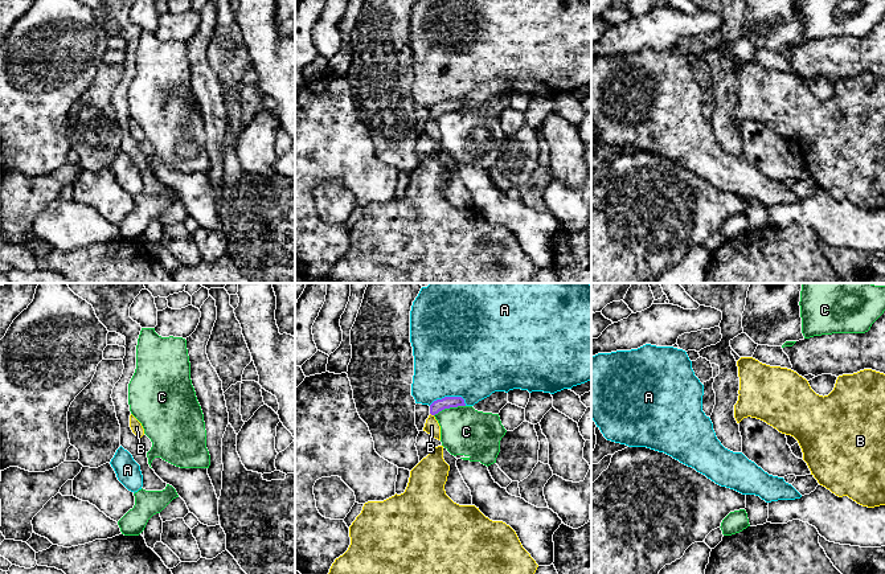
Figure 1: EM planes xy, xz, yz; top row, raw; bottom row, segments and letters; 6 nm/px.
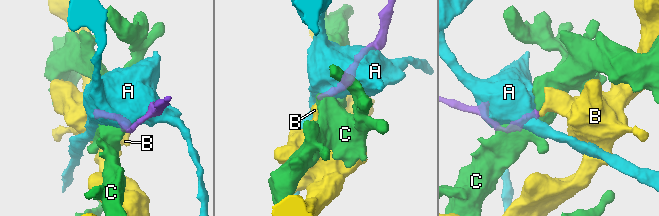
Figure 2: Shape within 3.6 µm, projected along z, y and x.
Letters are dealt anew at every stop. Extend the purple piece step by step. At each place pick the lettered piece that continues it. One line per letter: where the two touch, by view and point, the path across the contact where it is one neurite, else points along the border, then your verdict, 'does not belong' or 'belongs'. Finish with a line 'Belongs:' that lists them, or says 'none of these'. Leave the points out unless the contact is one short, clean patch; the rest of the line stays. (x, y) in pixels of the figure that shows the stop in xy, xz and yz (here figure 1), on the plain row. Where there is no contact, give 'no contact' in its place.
A: meets purple in xz at (447, 101); does not belong
B: meets purple in xz at (431, 118); border along xz (430, 117), (433, 119); does not belong
C: meets purple in xz at (449, 111); does not belong
Belongs: none of these

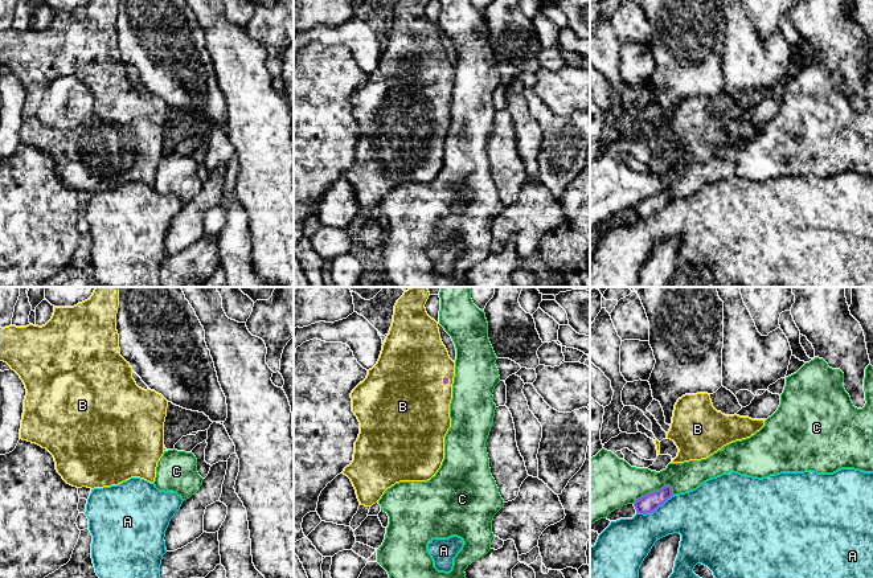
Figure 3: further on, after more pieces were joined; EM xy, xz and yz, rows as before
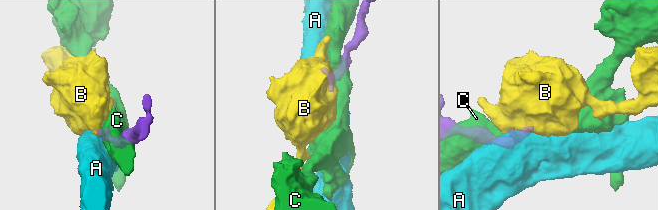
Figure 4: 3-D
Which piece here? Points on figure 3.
A: meets purple in yz at (654, 214); does not belong
B: meets purple in xz at (443, 85); belongs
C: meets purple in yz at (652, 196); does not belong
Belongs: B

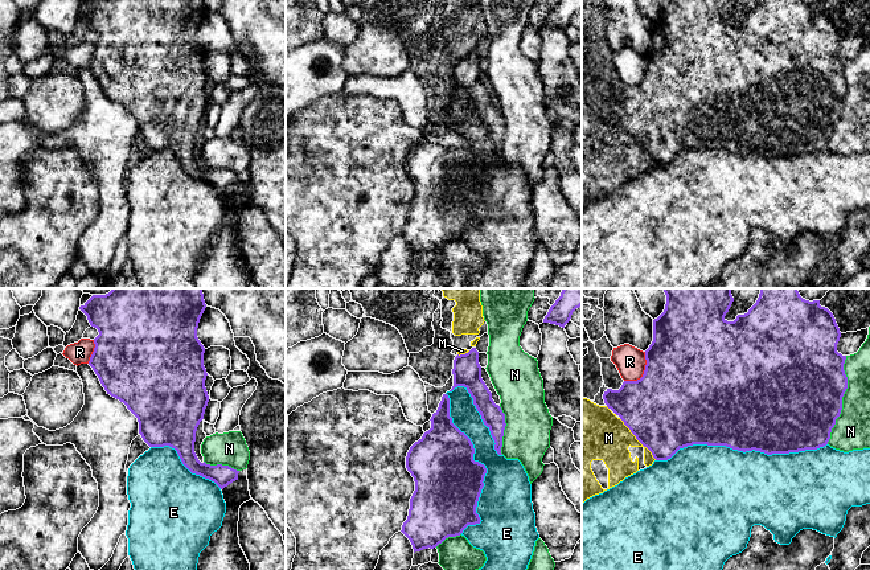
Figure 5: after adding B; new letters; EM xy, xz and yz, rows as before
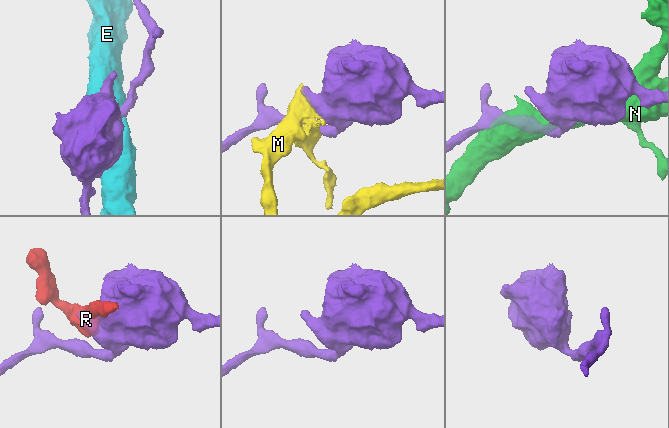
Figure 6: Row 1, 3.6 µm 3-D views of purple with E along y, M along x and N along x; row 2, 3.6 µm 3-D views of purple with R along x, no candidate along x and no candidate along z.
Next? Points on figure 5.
E: meets purple in yz at (741, 154); does not belong
M: meets purple in yz at (637, 143); does not belong
N: meets purple in yz at (841, 103); does not belong
R: meets purple in yz at (644, 77); does not belong
Belongs: none of these

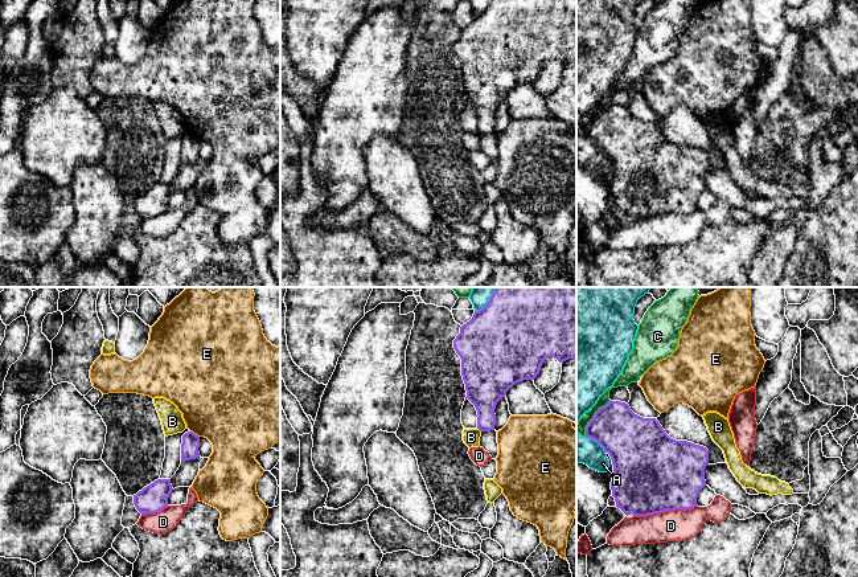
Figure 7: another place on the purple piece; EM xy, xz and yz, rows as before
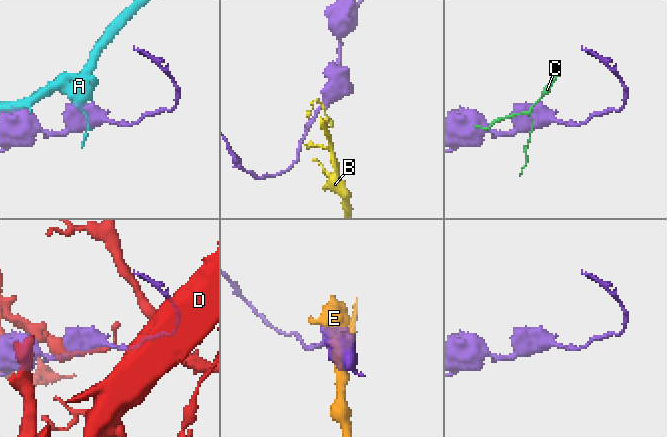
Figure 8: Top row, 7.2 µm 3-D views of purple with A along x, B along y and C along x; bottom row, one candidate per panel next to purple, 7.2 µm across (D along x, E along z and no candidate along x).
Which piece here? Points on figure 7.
A: meets purple in yz at (596, 144); does not belong
B: meets purple in xz at (479, 133); border along xz (477, 131), (480, 135); does not belong
C: meets purple in yz at (594, 121); does not belong
D: meets purple in yz at (664, 215); does not belong
E: meets purple in xy at (193, 136); does not belong
Belongs: none of these

